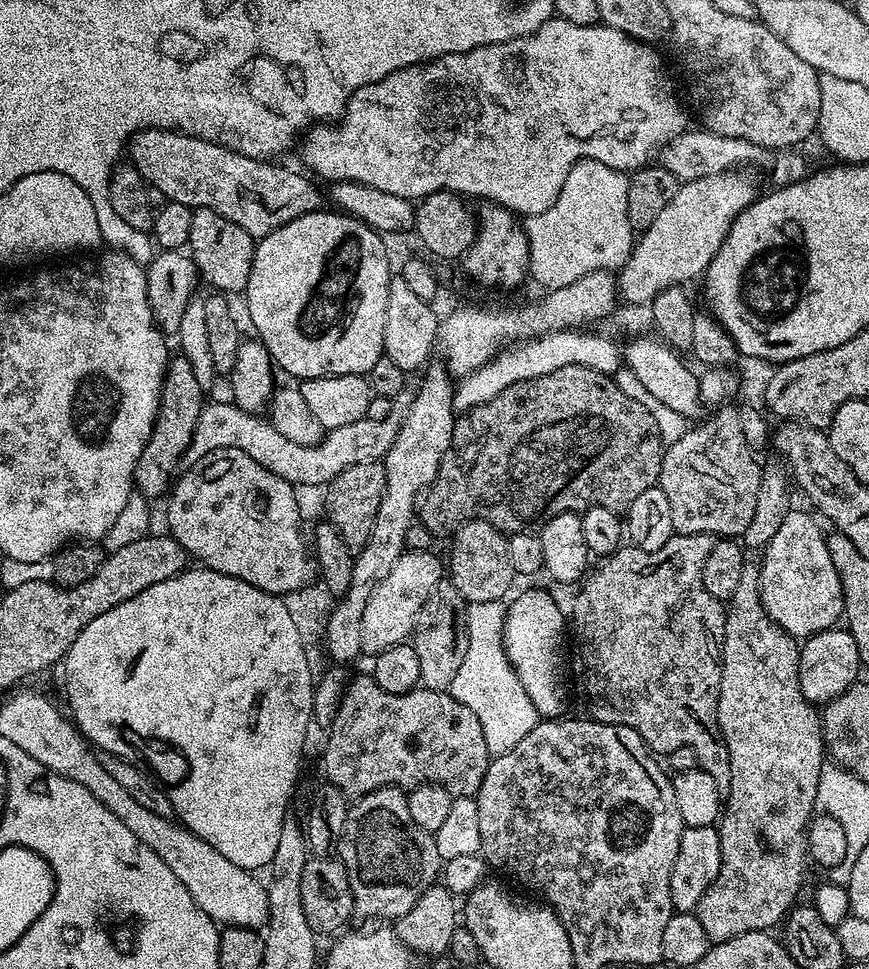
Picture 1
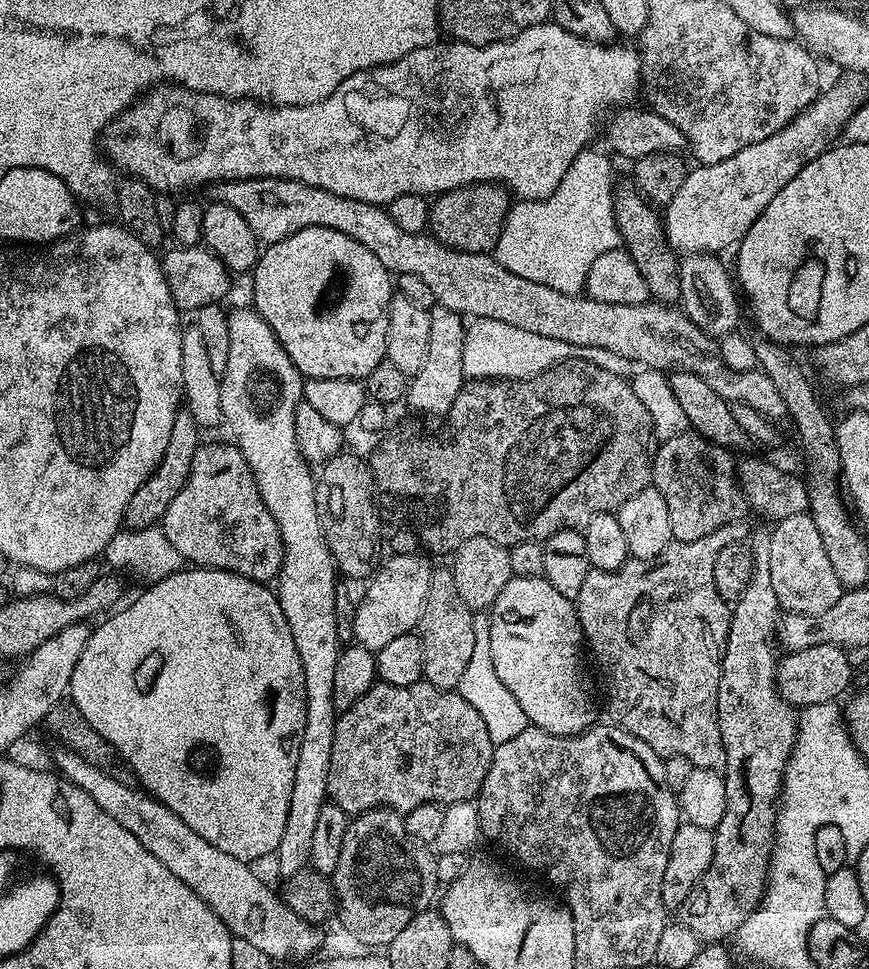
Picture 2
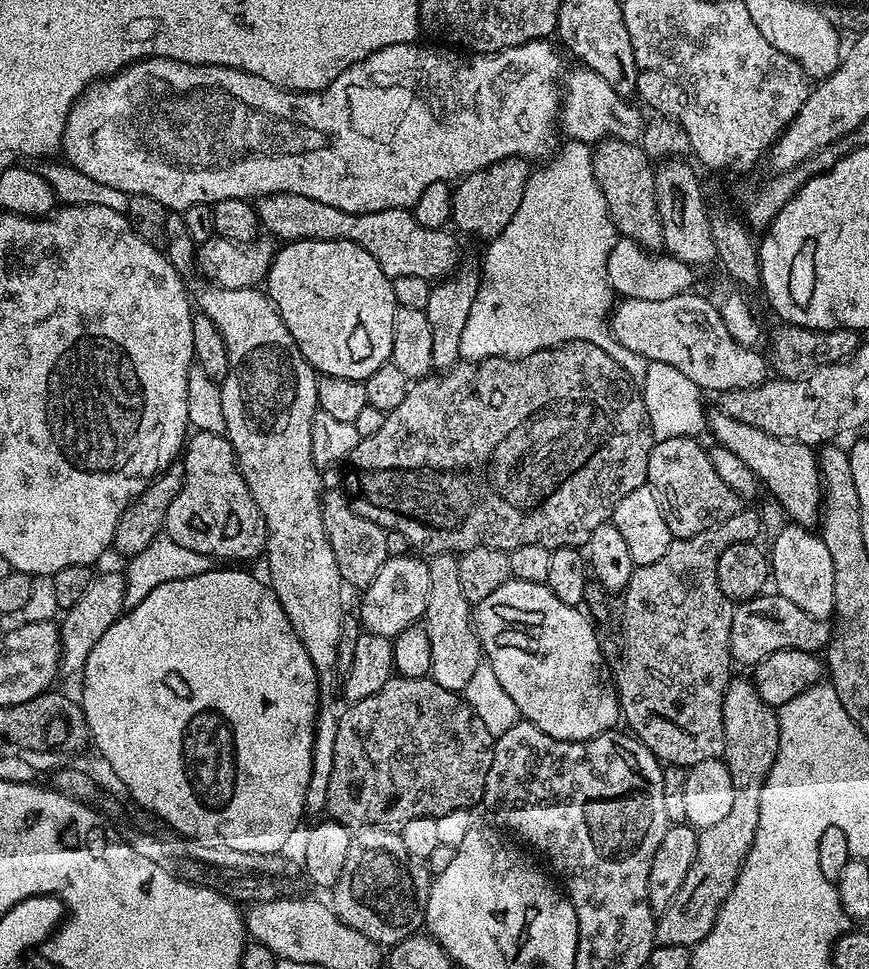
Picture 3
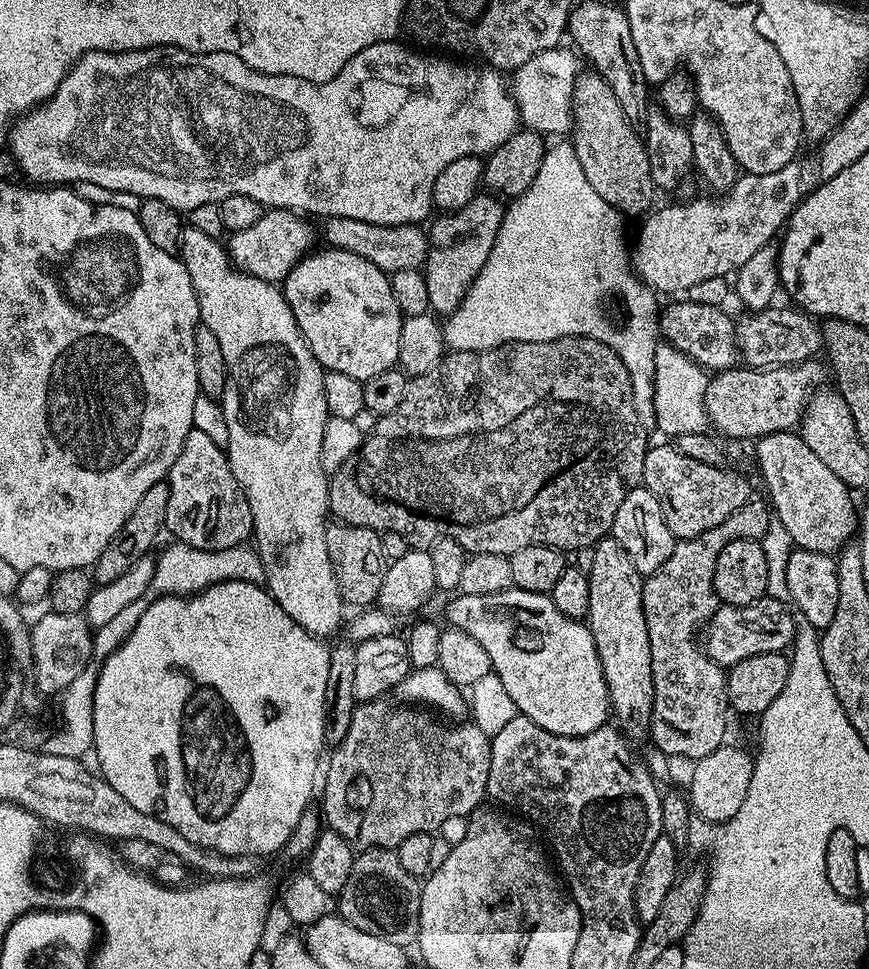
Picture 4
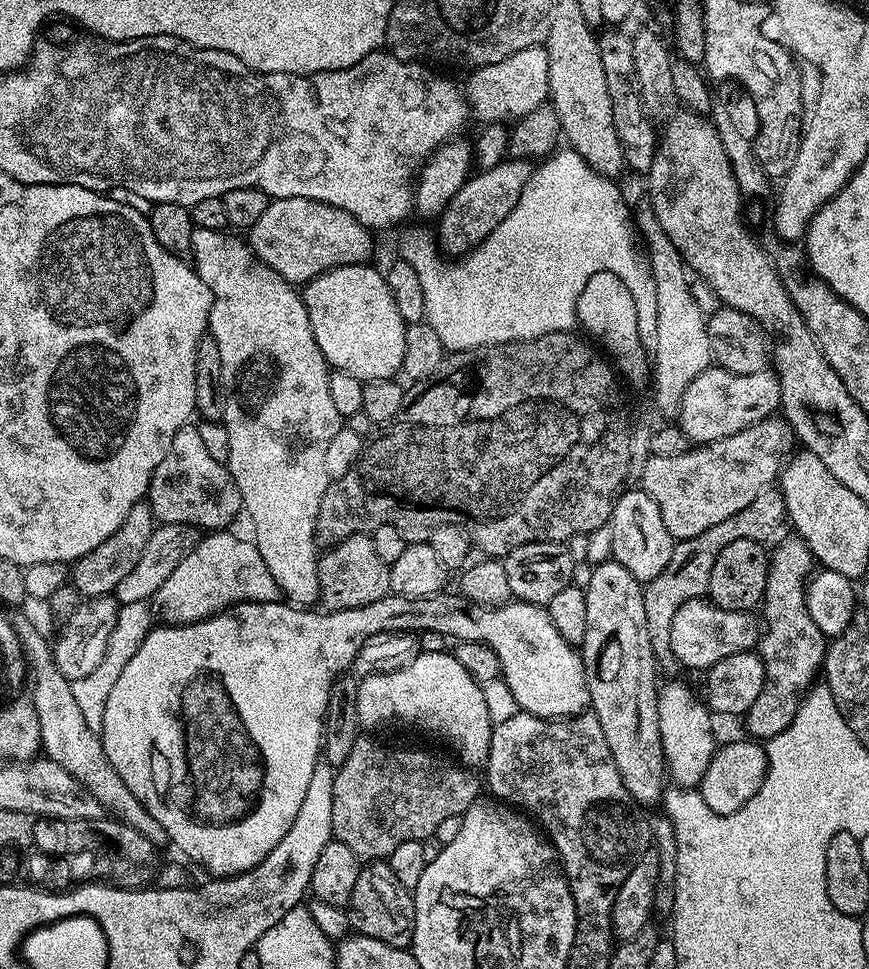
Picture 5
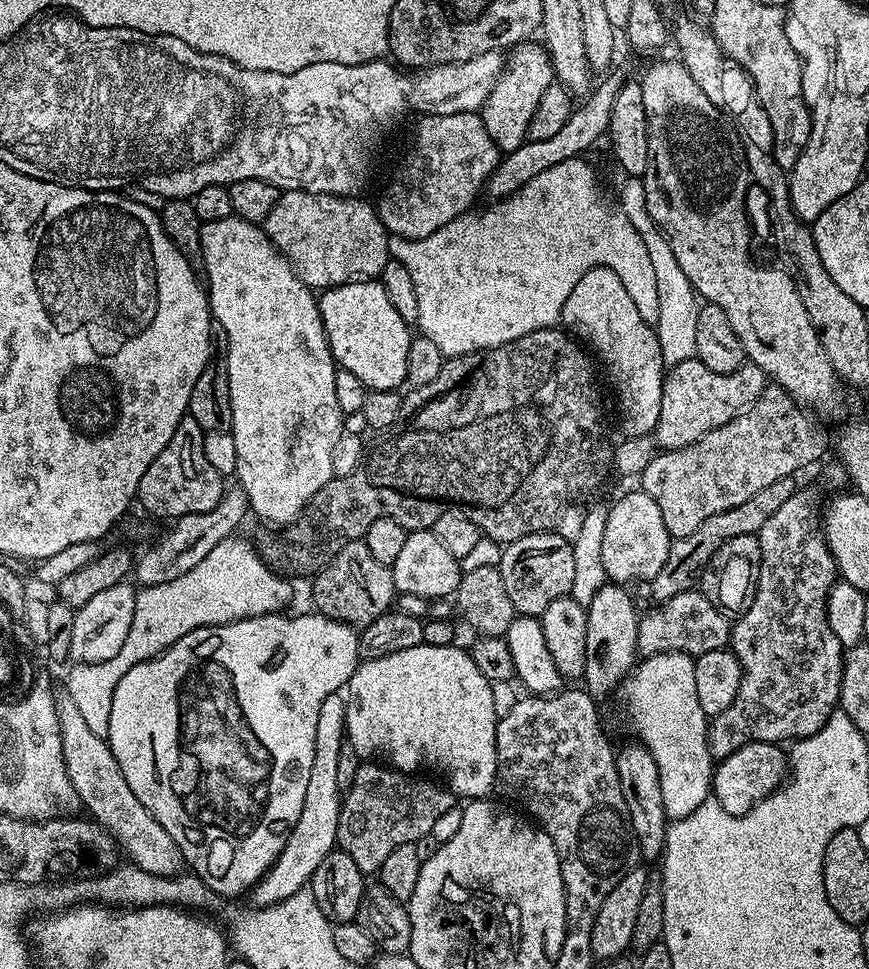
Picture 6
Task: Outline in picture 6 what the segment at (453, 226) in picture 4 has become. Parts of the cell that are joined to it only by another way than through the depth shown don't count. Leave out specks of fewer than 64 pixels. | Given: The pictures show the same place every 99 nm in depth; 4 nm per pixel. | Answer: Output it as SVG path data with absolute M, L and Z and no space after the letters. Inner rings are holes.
M616 82L613 84L597 83L587 97L586 101L588 102L584 108L577 107L566 122L566 126L562 126L562 130L558 130L558 134L541 140L527 139L522 146L518 146L518 150L507 153L487 182L487 195L492 195L491 199L499 202L506 196L513 196L519 188L526 186L526 182L530 182L530 178L542 174L542 170L550 170L550 166L558 166L558 162L583 157L585 155L584 151L587 148L594 147L596 139L599 136L601 139L607 133L610 110L614 106L614 98L619 89L620 84Z

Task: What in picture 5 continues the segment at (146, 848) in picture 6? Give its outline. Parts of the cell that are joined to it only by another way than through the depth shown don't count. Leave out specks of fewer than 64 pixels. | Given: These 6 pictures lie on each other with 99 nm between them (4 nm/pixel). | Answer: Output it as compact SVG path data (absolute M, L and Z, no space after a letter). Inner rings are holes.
M23 610L13 612L16 613L11 613L10 616L12 628L15 630L17 638L20 639L24 659L30 665L31 684L33 680L30 699L38 714L40 746L43 755L49 760L58 762L58 766L62 766L70 774L74 774L74 778L81 780L86 786L86 790L90 790L90 794L94 794L94 798L98 798L98 802L113 817L134 826L134 830L138 830L143 836L152 840L153 844L163 845L166 837L162 826L158 826L158 822L144 809L142 802L138 802L138 798L134 798L134 794L126 786L126 782L122 782L118 770L114 770L114 766L110 766L99 735L86 726L86 718L82 718L82 710L78 710L78 702L74 702L72 681L66 679L58 670L49 637L38 634L38 630L34 630L34 626L30 626Z

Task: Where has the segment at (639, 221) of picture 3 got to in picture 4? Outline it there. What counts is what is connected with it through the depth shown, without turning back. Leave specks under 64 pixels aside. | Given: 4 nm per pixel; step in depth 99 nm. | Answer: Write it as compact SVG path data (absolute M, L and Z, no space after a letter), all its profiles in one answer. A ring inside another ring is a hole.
M595 70L581 71L580 77L576 79L575 94L572 96L573 127L570 134L570 142L575 146L575 154L578 162L590 186L604 201L610 202L621 215L641 215L649 209L650 196L654 193L654 185L650 178L650 166L648 152L644 148L641 137L636 133L633 125L629 123L622 112L622 106L610 86Z

